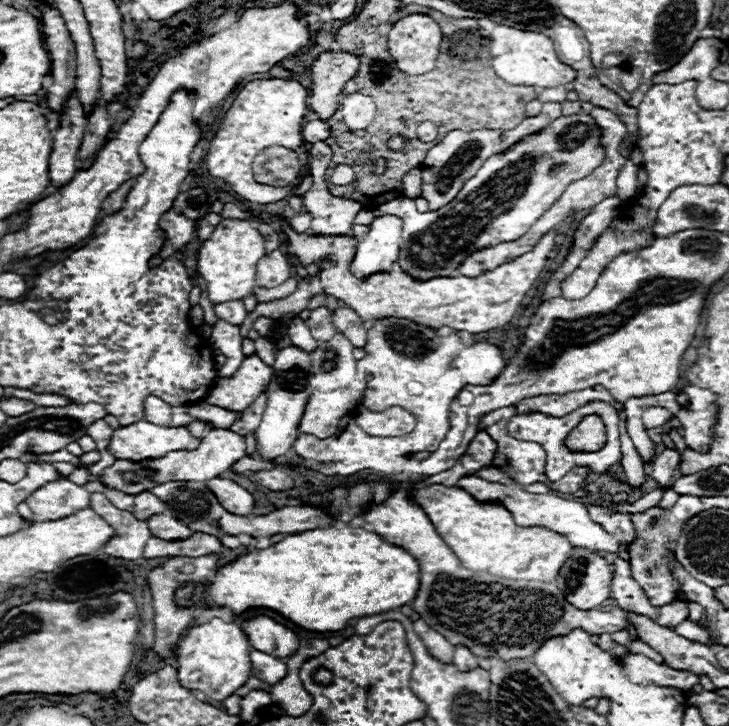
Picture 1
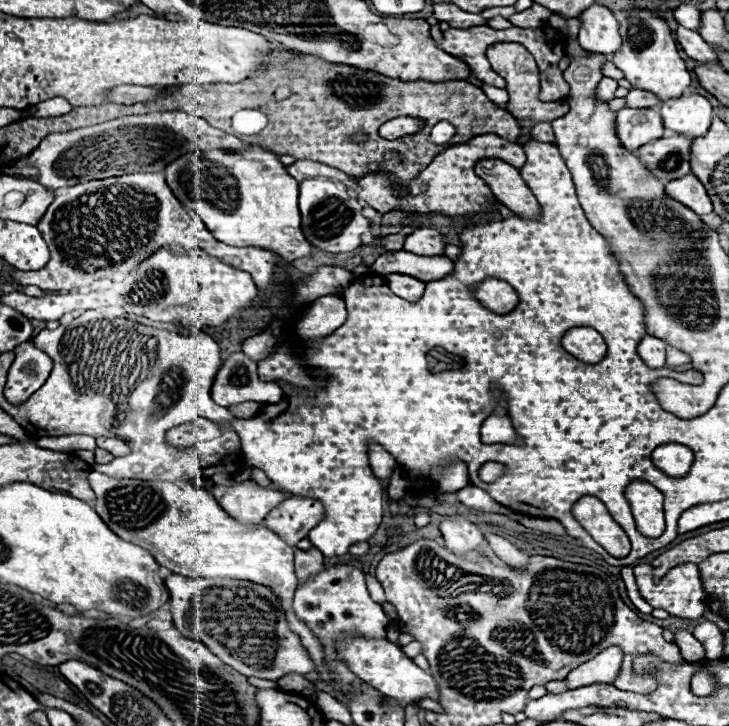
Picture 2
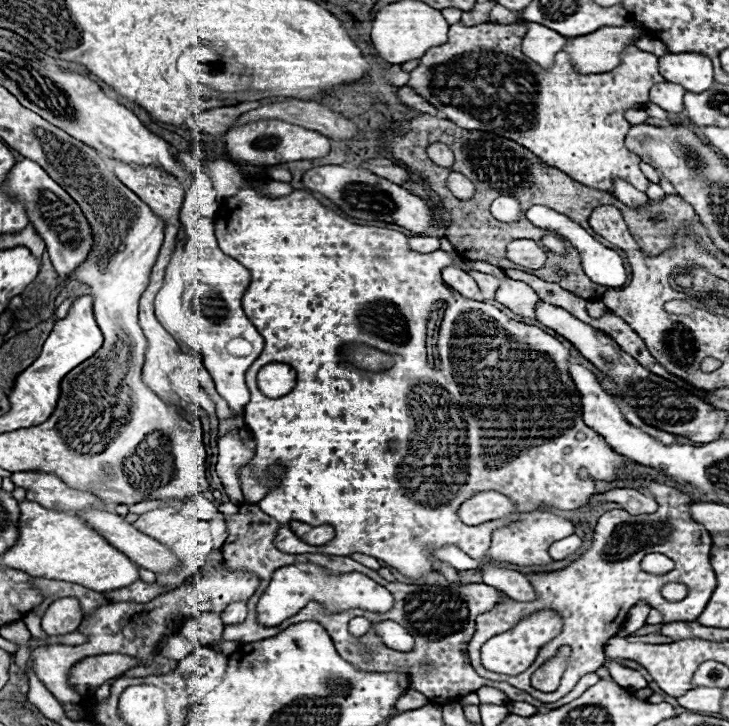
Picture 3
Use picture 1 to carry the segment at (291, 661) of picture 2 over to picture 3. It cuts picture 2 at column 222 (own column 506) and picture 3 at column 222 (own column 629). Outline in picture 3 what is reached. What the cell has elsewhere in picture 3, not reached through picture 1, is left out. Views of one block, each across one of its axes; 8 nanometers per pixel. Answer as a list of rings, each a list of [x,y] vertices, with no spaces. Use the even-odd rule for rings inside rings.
[[[202,612],[196,618],[190,618],[180,628],[180,636],[190,640],[194,646],[208,646],[220,640],[224,624],[218,612]]]

